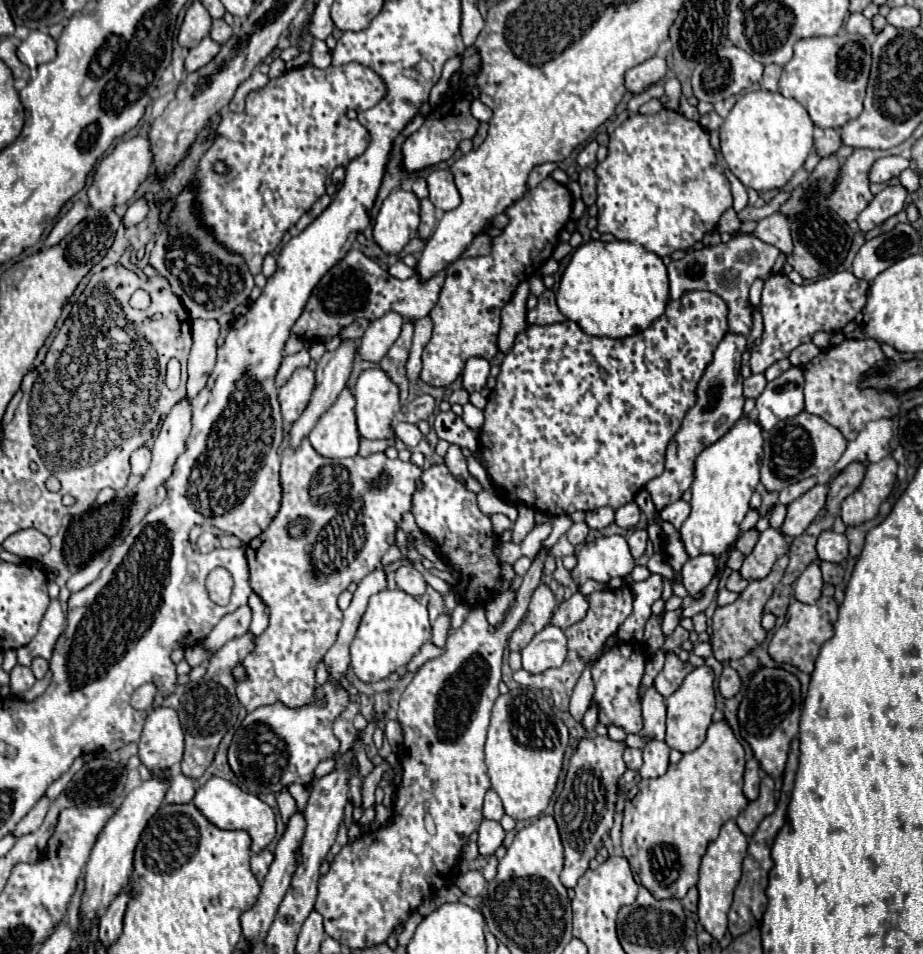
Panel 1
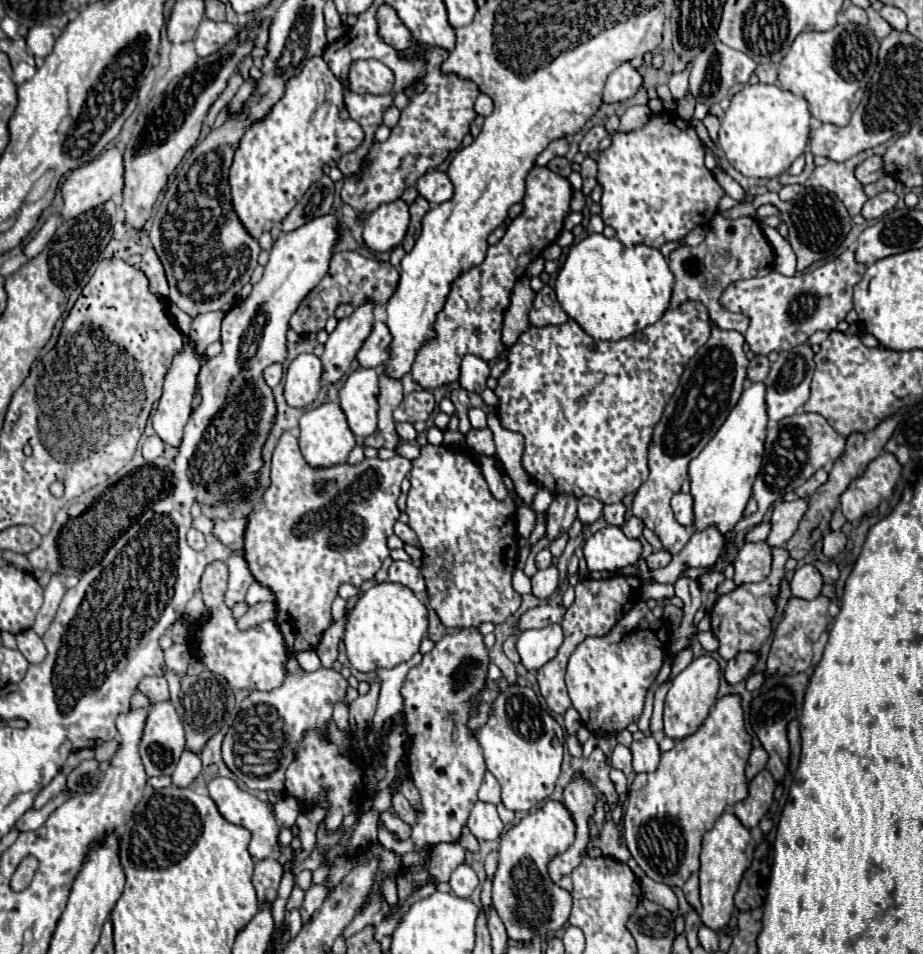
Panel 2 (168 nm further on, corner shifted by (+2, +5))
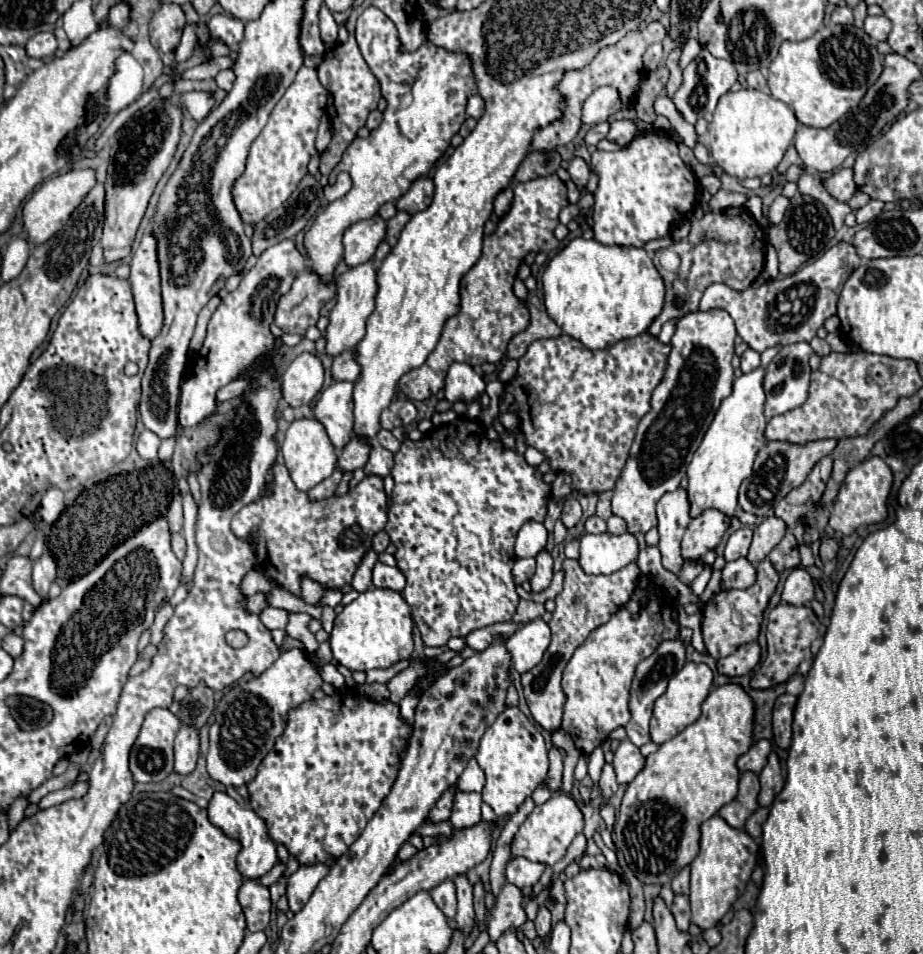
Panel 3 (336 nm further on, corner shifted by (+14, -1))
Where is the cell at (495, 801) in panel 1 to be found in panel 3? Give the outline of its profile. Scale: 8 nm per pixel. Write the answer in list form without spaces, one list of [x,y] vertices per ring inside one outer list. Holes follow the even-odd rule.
[[[472,757],[464,769],[464,773],[458,779],[460,791],[476,791],[480,793],[484,787],[484,771],[478,767],[478,761]]]

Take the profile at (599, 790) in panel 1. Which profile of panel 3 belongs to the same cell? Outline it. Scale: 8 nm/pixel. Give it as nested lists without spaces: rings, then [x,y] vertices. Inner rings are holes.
[[[510,859],[506,865],[506,881],[516,887],[532,887],[542,877],[544,865],[530,863],[528,859]]]

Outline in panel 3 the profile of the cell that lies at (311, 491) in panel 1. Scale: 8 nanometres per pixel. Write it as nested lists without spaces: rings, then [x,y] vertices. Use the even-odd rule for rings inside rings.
[[[280,463],[272,467],[274,473],[274,485],[270,495],[250,503],[244,507],[232,521],[232,531],[238,537],[248,537],[258,551],[258,561],[256,569],[260,569],[266,577],[274,579],[280,587],[286,591],[294,591],[300,595],[300,577],[306,575],[312,581],[328,587],[328,589],[342,589],[348,585],[366,555],[366,551],[372,545],[372,537],[384,529],[386,525],[386,513],[388,513],[388,497],[384,491],[384,481],[382,477],[370,475],[364,477],[354,489],[350,489],[344,497],[328,497],[324,501],[312,503],[304,491],[298,491],[288,475],[288,469]]]

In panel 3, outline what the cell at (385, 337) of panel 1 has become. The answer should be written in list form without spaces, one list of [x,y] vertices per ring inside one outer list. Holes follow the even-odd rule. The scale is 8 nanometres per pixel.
[[[342,351],[340,357],[334,357],[330,373],[332,373],[334,381],[350,381],[350,383],[354,383],[360,377],[360,365],[356,363],[354,351]]]

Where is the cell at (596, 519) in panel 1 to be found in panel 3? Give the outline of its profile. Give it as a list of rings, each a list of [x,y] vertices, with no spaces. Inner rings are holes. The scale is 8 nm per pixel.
[[[568,497],[564,501],[564,507],[562,507],[562,523],[570,529],[578,523],[578,519],[582,517],[582,509],[580,509],[580,503],[574,499],[574,497]]]

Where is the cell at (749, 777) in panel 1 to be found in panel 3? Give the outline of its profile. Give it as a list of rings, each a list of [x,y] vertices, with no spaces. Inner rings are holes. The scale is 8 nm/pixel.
[[[760,739],[756,741],[740,759],[738,759],[738,769],[740,773],[744,771],[754,771],[754,773],[760,773],[762,767],[766,765],[766,759],[772,751],[772,743],[768,739]]]

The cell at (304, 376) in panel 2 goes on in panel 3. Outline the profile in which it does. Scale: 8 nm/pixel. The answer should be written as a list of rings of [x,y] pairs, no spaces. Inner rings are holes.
[[[314,353],[298,355],[282,375],[282,397],[290,407],[310,403],[324,383],[322,361]]]

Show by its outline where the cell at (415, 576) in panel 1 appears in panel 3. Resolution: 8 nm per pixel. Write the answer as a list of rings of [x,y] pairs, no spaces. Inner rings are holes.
[[[376,563],[374,571],[372,571],[372,583],[376,587],[386,587],[386,589],[394,589],[394,591],[402,591],[406,585],[406,577],[402,575],[402,571],[398,567],[390,567],[384,563]]]

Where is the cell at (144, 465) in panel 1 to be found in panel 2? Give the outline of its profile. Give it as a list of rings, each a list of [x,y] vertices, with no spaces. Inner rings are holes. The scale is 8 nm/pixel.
[[[154,435],[154,437],[148,437],[142,445],[142,457],[152,463],[156,457],[160,457],[164,453],[164,443]]]

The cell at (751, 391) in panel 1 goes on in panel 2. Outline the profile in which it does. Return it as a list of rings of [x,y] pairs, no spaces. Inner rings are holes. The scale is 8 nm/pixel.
[[[756,355],[756,357],[750,361],[750,365],[748,365],[746,377],[748,377],[752,383],[758,383],[758,381],[764,381],[764,379],[766,379],[768,371],[770,371],[768,359],[762,357],[762,355]]]

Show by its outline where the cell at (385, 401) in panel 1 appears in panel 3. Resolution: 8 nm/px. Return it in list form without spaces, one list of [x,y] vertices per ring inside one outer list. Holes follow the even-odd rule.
[[[336,381],[322,391],[314,405],[314,419],[324,425],[336,451],[342,451],[342,447],[352,439],[352,387],[352,383]]]

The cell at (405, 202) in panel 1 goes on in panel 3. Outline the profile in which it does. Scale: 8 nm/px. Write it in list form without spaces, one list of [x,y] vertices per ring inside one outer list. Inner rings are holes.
[[[378,215],[366,221],[358,221],[344,231],[344,263],[348,267],[362,265],[374,257],[378,243],[384,239],[386,221]]]

